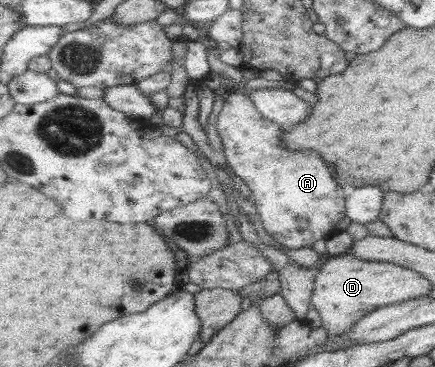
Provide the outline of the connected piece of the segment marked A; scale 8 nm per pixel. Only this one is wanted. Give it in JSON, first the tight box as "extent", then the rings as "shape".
{"extent":[217,91,348,248],"shape":[[[244,91],[229,93],[217,129],[230,167],[253,190],[264,228],[276,242],[287,248],[312,247],[336,232],[338,222],[348,217],[347,192],[323,156],[288,148],[282,139],[287,128],[261,114]]]}

